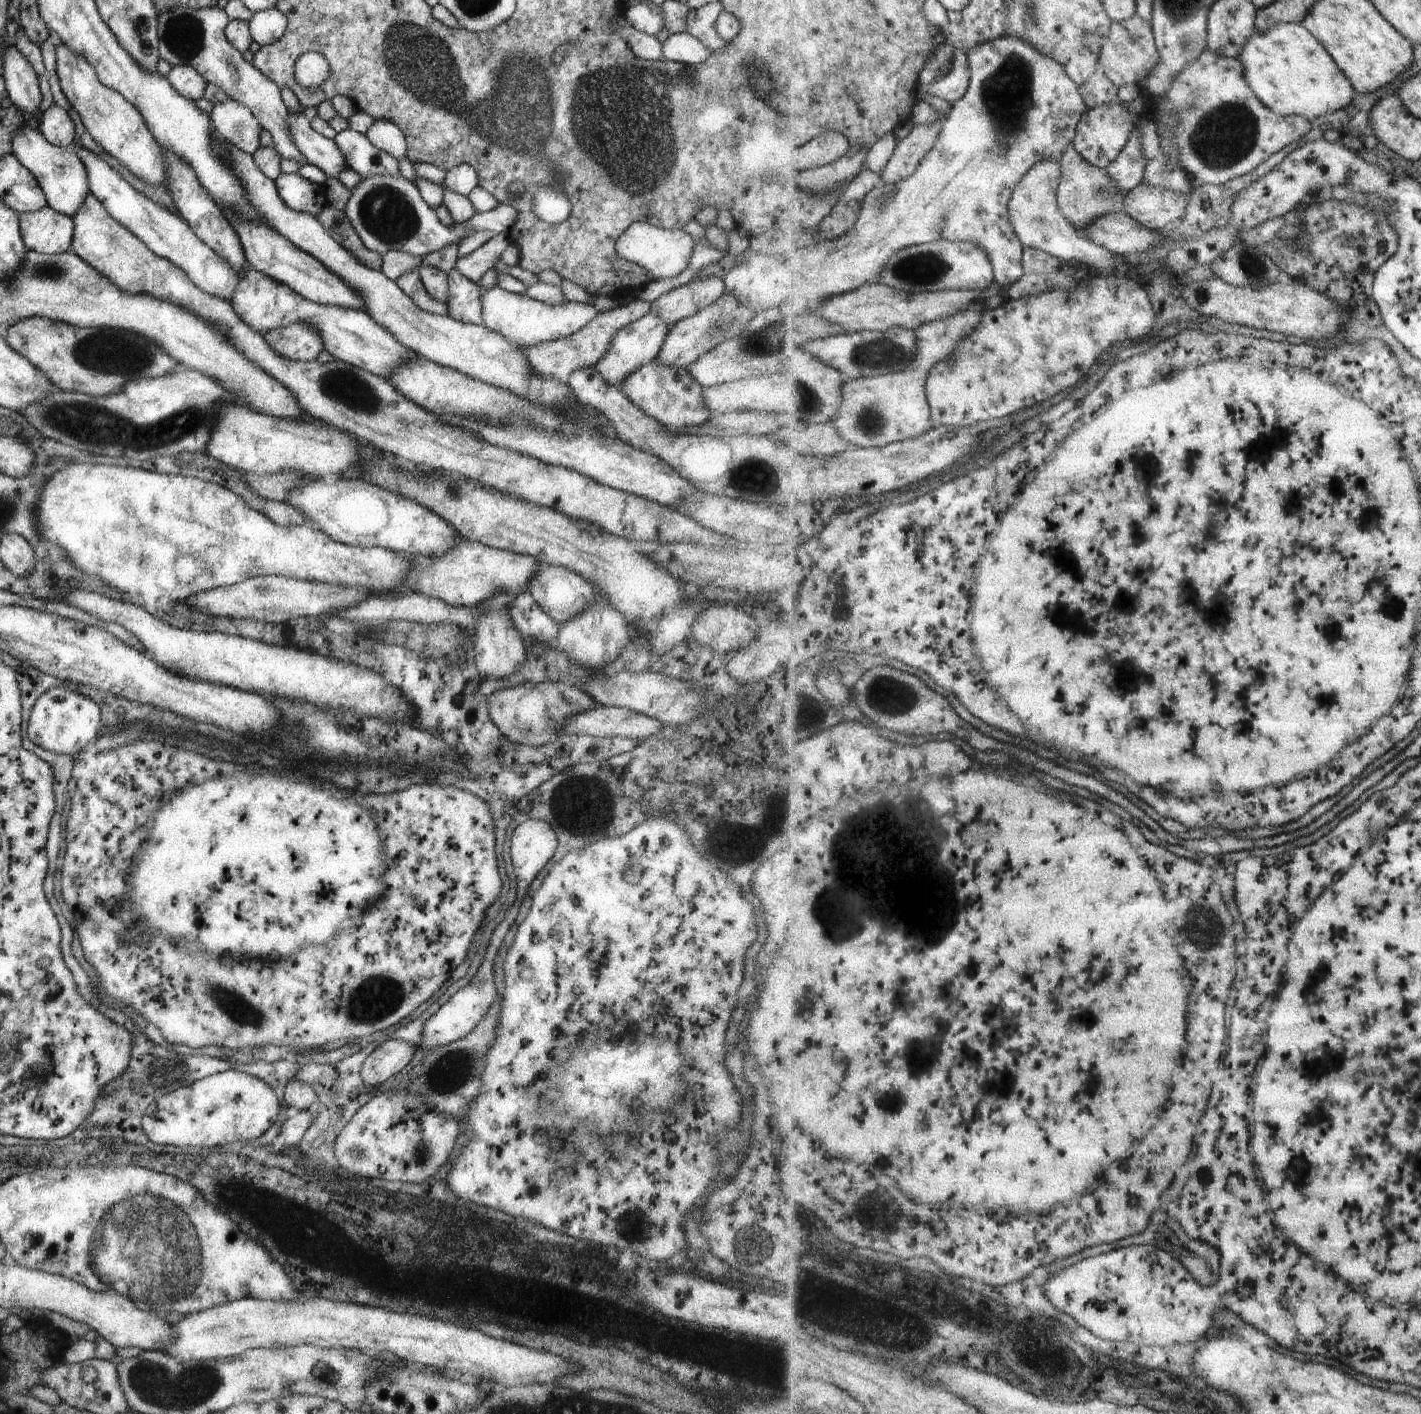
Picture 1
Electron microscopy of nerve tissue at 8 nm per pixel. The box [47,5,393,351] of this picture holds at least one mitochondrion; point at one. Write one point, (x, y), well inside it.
(185, 38)

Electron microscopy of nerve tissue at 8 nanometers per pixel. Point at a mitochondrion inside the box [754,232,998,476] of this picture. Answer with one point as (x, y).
(883, 354)

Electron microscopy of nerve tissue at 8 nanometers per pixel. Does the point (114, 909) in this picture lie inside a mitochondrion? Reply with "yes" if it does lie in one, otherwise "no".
no

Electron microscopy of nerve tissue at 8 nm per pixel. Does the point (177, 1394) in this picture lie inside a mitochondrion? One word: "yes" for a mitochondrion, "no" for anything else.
yes

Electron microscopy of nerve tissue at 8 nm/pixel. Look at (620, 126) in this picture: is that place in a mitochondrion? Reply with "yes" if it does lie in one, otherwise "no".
yes

